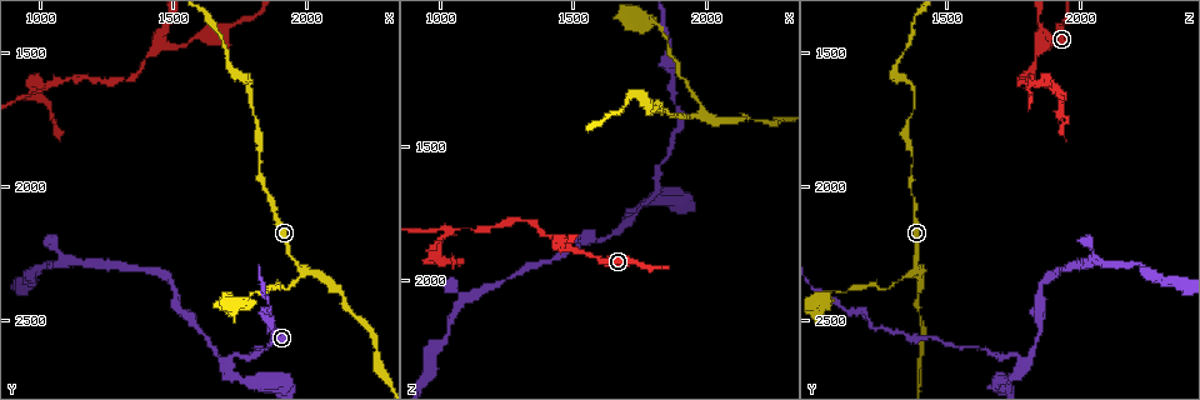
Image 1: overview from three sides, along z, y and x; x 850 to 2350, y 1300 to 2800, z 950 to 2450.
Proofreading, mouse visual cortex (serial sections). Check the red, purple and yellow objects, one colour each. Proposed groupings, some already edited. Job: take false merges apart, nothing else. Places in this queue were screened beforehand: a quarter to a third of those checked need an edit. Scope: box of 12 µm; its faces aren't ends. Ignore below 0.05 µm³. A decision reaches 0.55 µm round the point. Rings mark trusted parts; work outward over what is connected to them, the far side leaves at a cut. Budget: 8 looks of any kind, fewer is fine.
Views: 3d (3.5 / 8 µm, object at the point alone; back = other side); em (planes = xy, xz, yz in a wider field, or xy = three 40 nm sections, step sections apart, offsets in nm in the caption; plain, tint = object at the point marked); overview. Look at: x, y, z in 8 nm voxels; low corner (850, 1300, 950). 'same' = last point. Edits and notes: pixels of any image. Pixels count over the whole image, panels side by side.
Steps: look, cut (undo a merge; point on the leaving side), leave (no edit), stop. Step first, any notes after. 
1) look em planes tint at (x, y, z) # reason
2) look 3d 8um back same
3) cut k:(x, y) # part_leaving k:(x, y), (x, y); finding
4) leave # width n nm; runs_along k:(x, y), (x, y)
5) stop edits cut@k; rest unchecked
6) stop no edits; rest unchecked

look em xy step 1 tint at (1460, 1460, 1860) # a fork

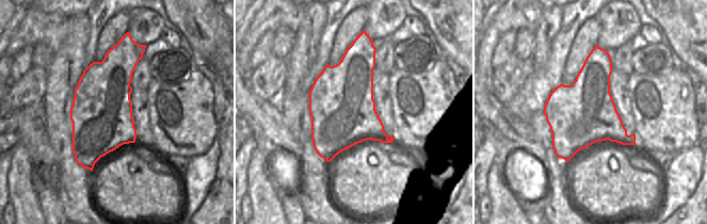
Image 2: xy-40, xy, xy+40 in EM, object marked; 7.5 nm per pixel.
look 3d 3.5um same # wider look

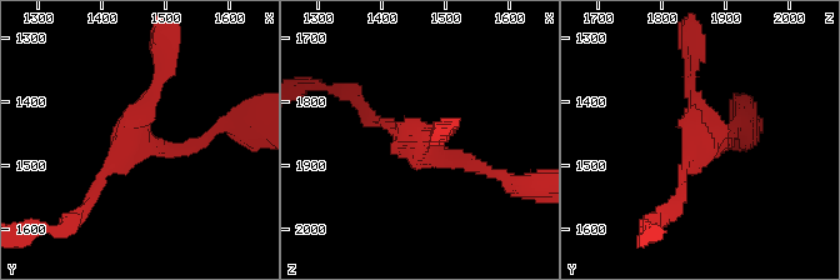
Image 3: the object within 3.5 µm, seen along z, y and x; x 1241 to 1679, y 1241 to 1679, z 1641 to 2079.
leave # runs_along 3:(208, 135), (189, 150), (135, 139), (93, 200); all the same cell

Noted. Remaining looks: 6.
look 3d 8um at (1060, 1610, 1810) # side arm on a straight run

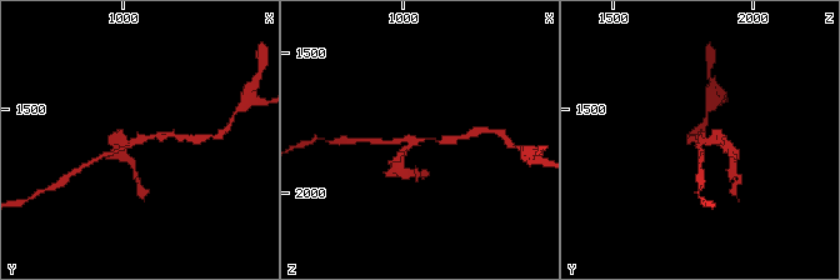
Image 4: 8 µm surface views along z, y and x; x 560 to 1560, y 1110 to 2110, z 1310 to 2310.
look em planes tint at (1050, 1610, 1810) # arms 3; arm_widths 150, 150, 250 nm

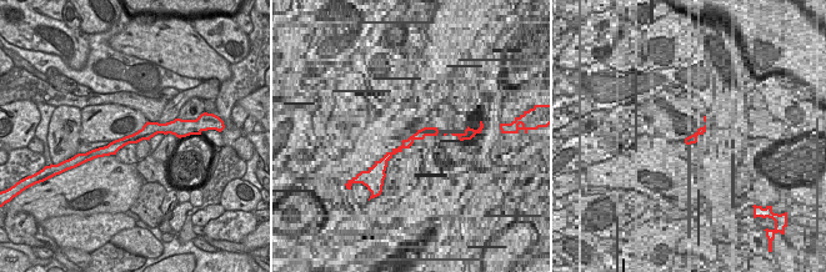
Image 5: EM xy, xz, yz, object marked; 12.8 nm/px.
cut 4:(115, 136) # part_leaving 4:(703, 141), (723, 141), (734, 163); two cells meet here

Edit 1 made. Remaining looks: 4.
look overview

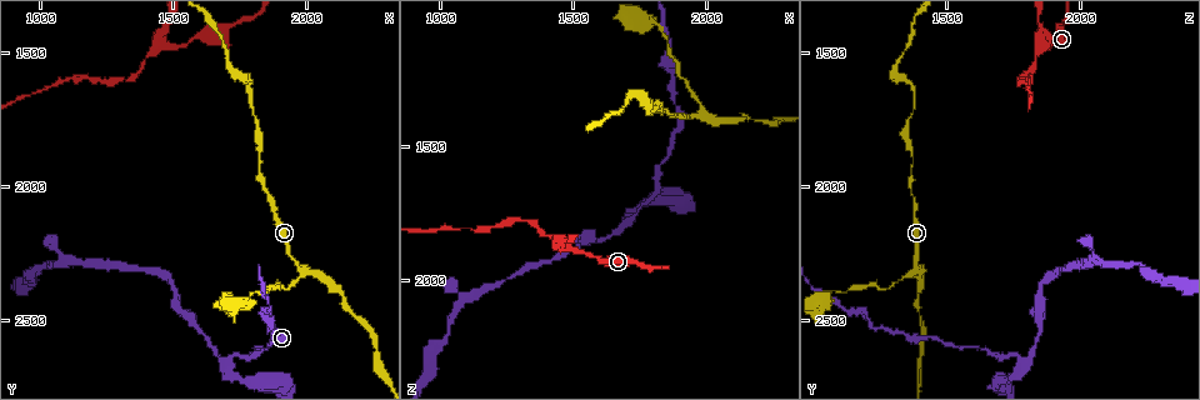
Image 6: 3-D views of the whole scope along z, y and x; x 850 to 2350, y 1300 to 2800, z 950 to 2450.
look 3d 8um at (1970, 2310, 1380) # branch point

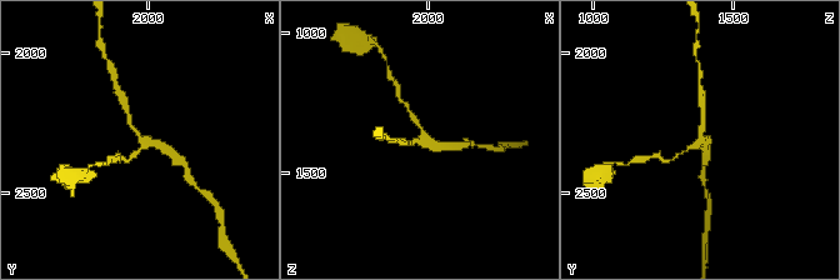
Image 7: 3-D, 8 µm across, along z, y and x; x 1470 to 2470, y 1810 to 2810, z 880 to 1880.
look em xy step 3 tint at (1980, 2300, 1380) # arms 3; arm_widths 100, 200, 250 nm

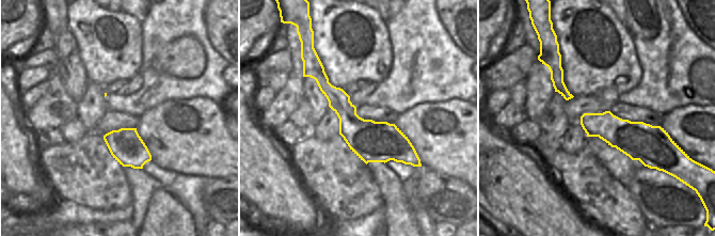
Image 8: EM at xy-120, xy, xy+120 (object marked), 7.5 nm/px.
leave # runs_along 8:(312, 65), (375, 141), (415, 159); continuous, no second cell

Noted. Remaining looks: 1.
stop edits cut@4; rest unchecked

